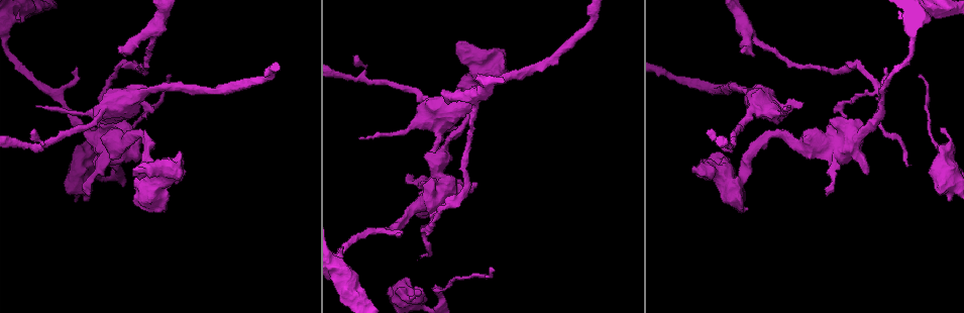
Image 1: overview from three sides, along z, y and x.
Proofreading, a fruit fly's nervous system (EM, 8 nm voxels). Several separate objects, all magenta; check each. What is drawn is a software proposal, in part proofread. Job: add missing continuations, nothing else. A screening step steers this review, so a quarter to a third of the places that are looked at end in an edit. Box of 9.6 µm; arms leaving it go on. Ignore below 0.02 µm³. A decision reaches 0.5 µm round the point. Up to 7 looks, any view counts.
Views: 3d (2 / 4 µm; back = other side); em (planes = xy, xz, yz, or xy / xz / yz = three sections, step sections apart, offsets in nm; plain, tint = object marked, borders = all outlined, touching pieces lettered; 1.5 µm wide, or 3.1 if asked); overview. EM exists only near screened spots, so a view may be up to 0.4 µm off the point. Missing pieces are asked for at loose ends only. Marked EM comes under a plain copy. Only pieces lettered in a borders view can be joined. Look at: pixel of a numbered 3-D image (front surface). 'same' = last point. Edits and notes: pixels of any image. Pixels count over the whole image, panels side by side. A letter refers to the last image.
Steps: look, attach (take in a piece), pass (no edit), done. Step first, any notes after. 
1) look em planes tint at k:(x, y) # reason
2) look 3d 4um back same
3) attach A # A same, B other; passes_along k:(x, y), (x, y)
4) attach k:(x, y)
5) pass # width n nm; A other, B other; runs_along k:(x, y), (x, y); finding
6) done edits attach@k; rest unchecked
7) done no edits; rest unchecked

look 3d 2um at 1:(707, 130) # tapers out

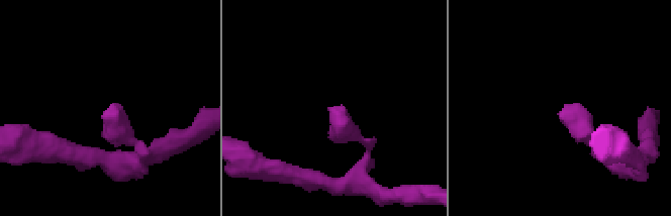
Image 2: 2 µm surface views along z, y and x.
look em xy step 4 tint at 2:(119, 114) # now the EM

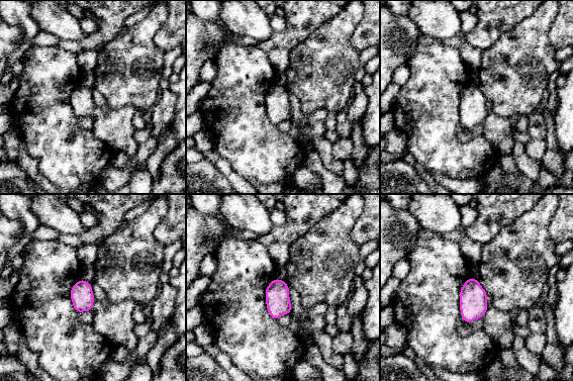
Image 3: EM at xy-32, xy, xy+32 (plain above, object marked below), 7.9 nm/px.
look em planes borders same

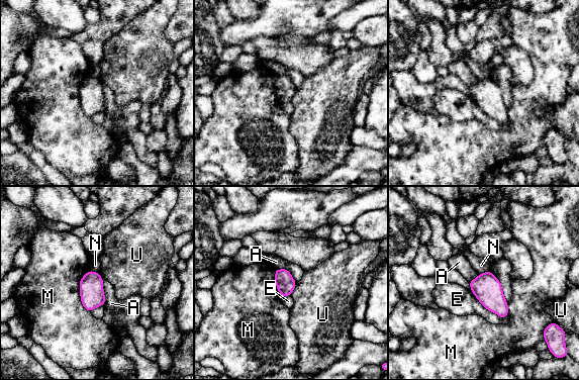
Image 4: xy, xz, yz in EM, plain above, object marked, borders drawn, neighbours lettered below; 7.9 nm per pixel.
pass # A other, E other, M other, N other, U other; border 4:(102, 279), (104, 305); none of them fits

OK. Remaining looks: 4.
look em planes tint at 1:(801, 106) # an open end

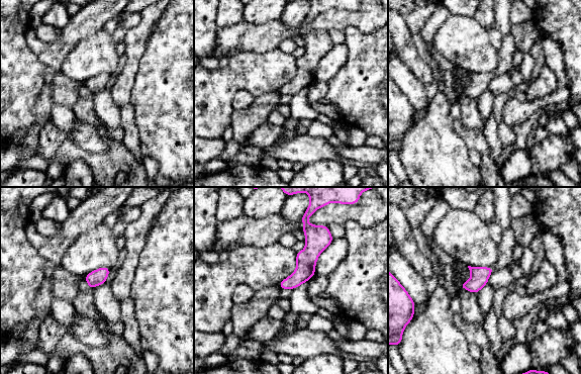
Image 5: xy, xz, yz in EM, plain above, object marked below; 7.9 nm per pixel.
look em planes borders same # see the neighbours

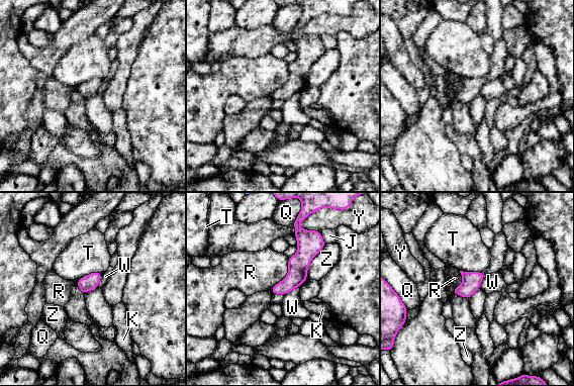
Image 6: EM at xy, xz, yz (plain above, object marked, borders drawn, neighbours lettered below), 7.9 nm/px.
pass # J other, K other, Q other, R other, T other, W other, Y other, Z other; none of them fits

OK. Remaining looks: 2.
look em xz step 8 borders at 1:(442, 91) # an open end

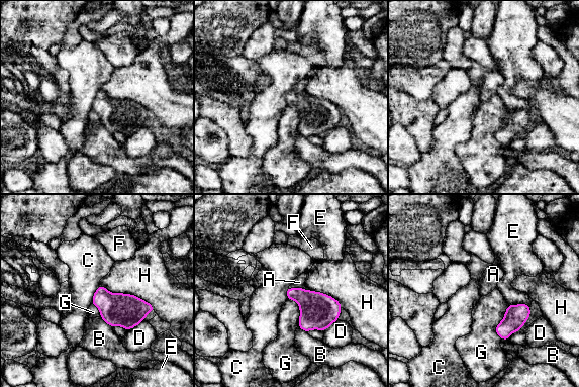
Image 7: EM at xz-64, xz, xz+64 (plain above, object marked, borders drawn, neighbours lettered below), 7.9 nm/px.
look em xy step 4 borders same

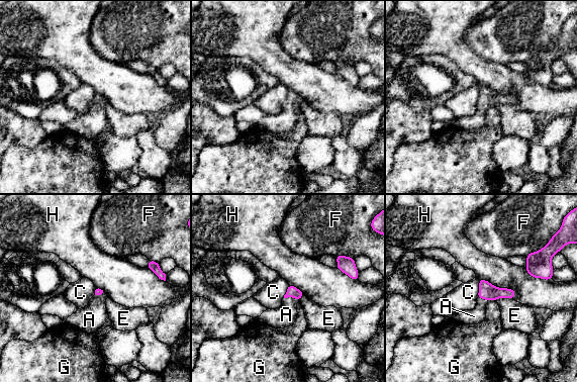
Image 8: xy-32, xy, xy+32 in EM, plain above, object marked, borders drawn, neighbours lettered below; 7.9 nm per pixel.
attach A # A same, C other, E other, F other, G other, H other; passes_along 8:(292, 291), (291, 296), (286, 314); it goes on there

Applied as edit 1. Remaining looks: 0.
done edits attach@8; rest unchecked

